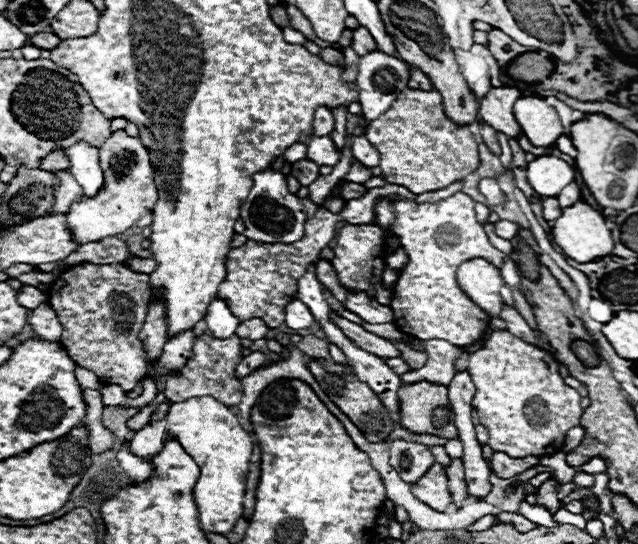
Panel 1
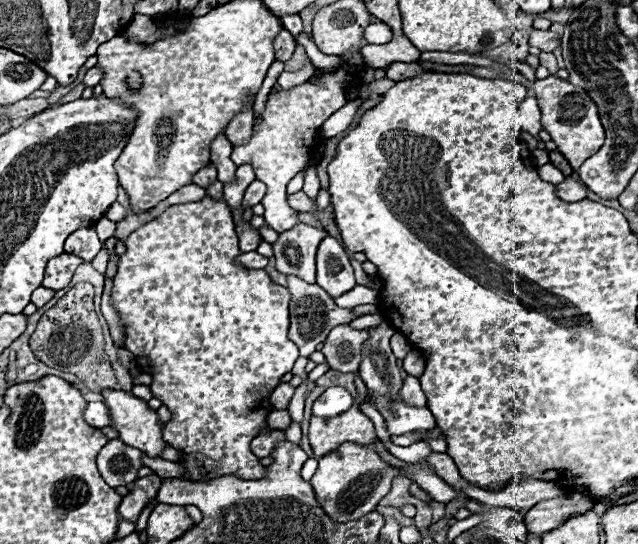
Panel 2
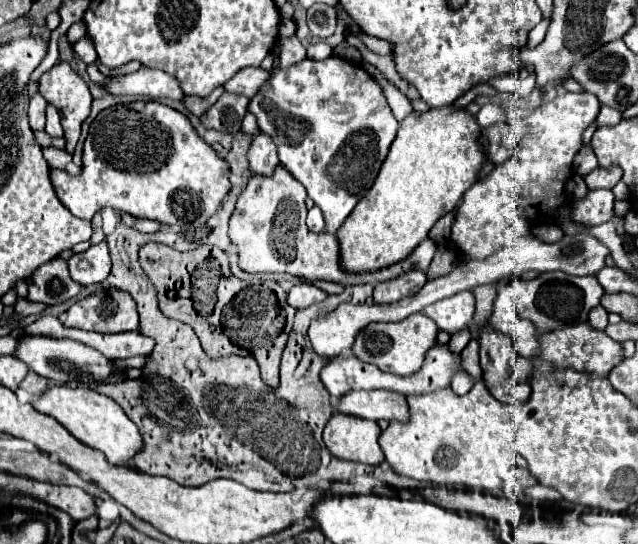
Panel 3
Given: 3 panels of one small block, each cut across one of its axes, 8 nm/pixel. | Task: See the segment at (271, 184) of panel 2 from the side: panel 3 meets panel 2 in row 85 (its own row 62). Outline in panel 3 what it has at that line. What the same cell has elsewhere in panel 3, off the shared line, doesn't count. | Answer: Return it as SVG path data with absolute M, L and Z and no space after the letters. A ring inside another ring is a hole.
M330 56L326 60L306 58L286 70L274 70L266 86L250 100L248 110L256 114L258 128L274 138L280 164L292 170L294 178L304 184L308 196L324 212L326 232L336 234L354 206L372 188L388 148L396 138L398 120L394 118L380 84L362 64L354 64L338 56Z

